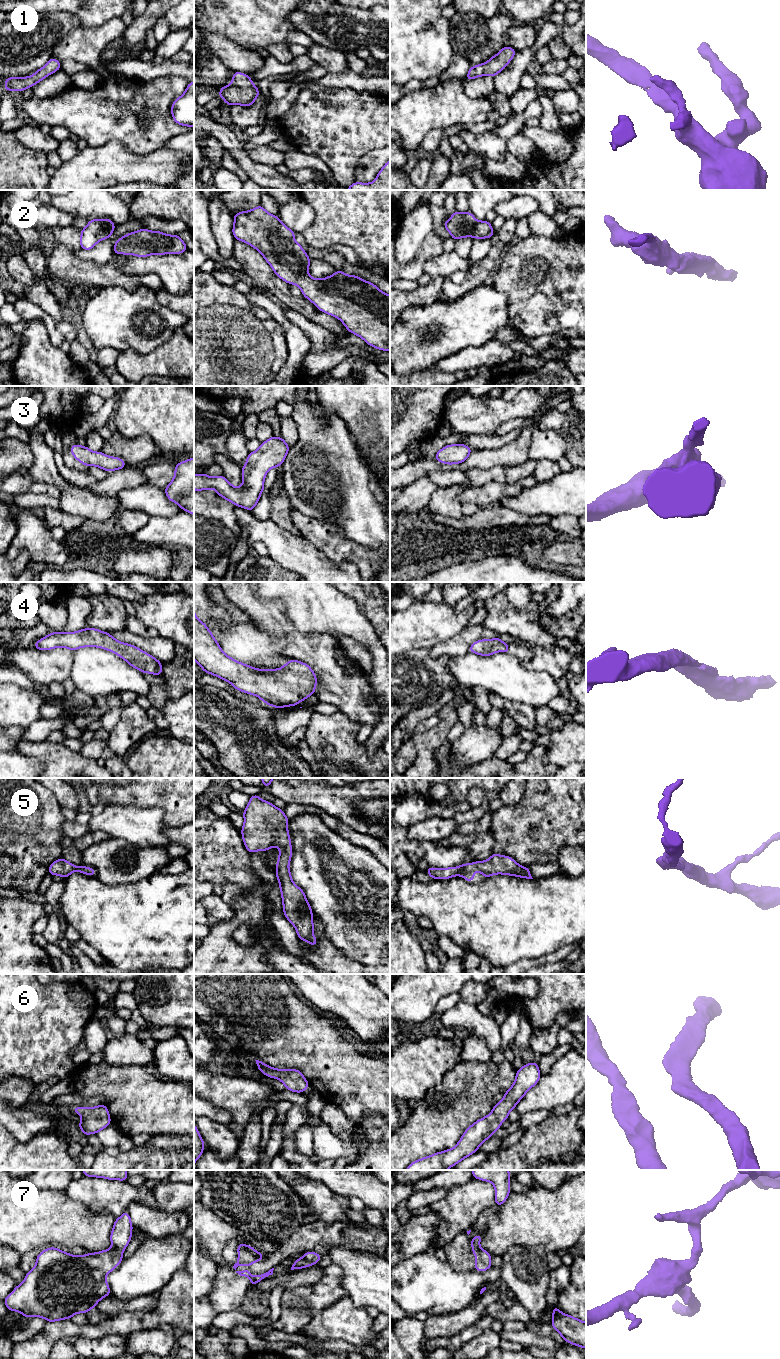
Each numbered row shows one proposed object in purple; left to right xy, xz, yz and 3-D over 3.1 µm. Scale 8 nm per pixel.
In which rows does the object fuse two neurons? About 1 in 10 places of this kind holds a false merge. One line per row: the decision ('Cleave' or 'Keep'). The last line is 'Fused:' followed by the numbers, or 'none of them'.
1: Keep
2: Keep
3: Keep
4: Keep
5: Keep
6: Keep
7: Keep
Fused: none of them

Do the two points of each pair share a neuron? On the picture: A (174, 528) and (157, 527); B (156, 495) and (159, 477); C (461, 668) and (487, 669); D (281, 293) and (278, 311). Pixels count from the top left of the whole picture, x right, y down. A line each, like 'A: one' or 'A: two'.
A: one
B: two
C: one
D: two

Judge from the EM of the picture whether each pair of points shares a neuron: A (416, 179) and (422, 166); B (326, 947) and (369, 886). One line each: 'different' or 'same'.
A: same
B: different

